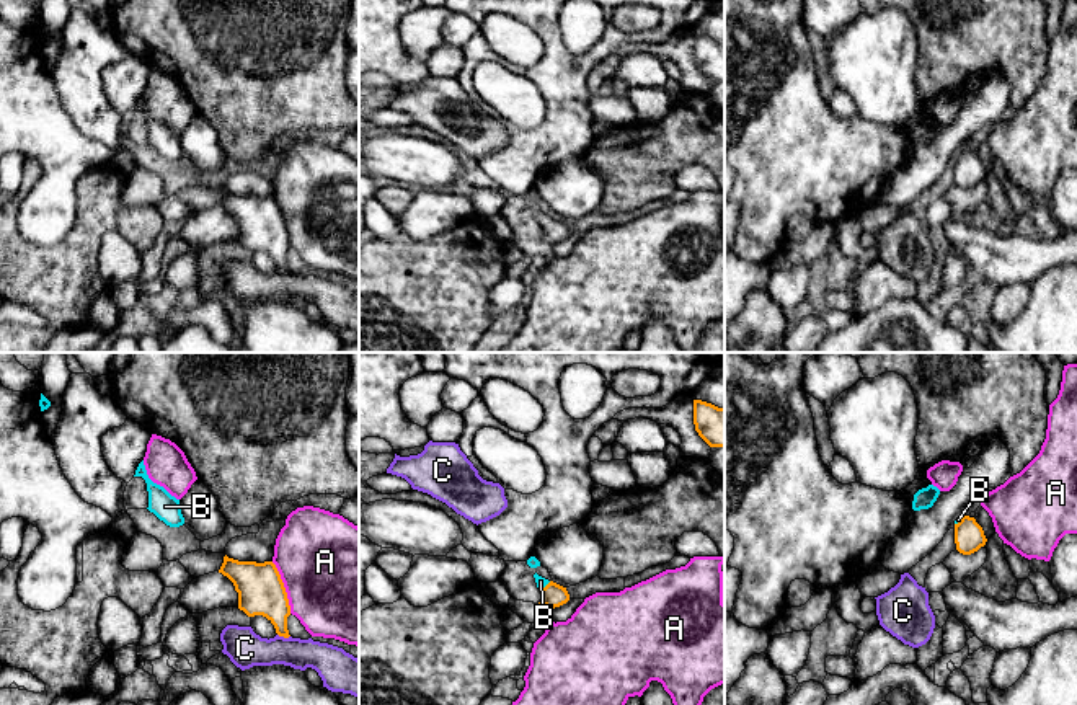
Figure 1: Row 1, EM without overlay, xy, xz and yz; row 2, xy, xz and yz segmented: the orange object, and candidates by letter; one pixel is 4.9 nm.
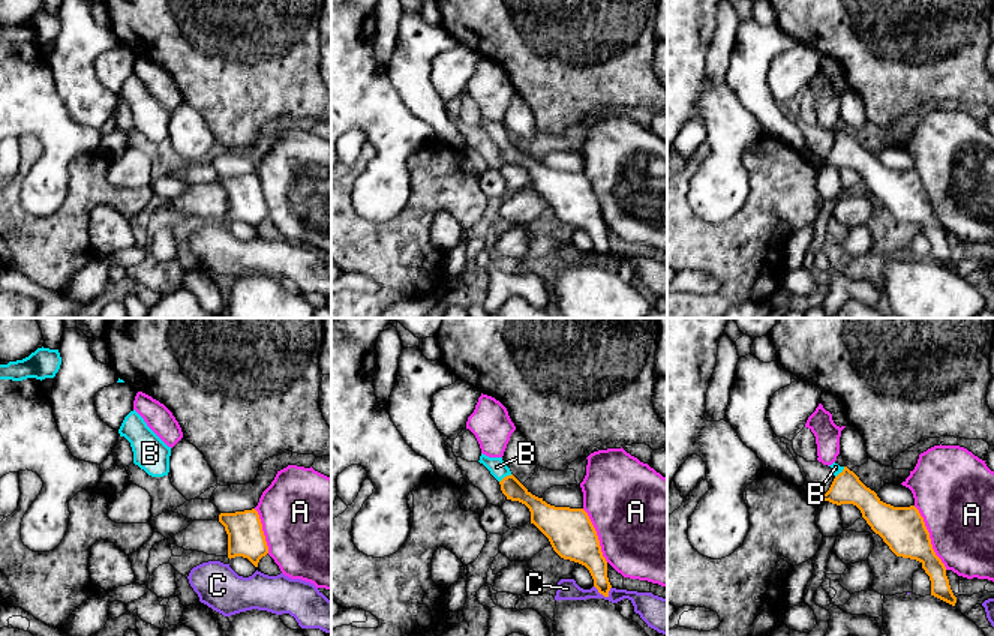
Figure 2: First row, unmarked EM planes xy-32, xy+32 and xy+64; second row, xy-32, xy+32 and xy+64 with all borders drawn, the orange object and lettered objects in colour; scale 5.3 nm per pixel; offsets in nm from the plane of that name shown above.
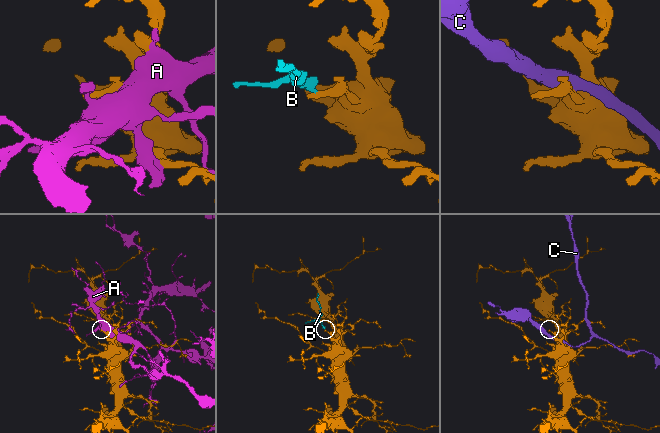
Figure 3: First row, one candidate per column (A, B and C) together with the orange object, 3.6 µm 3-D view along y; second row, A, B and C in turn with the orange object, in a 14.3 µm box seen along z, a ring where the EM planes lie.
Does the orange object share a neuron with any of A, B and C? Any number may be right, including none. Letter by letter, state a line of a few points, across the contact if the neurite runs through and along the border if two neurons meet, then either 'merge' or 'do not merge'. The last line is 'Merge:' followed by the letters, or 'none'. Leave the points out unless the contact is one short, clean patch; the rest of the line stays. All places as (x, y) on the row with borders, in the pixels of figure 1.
A: do not merge
B: line xz (554, 594), (547, 585), (540, 581); merge
C: do not merge
Merge: B

